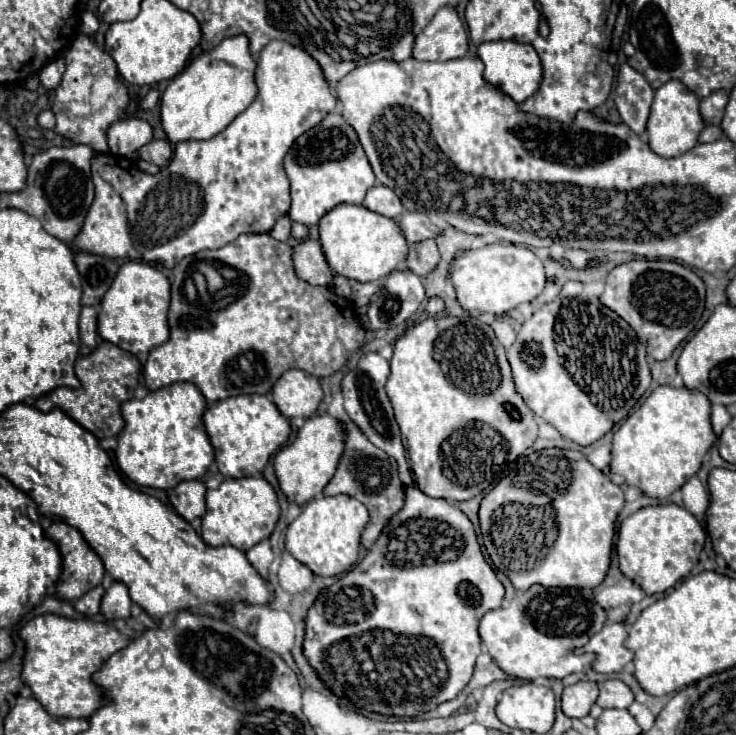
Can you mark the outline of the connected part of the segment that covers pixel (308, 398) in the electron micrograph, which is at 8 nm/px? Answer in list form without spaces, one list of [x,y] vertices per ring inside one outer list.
[[[288,369],[272,389],[272,401],[284,417],[310,417],[320,401],[322,401],[322,387],[318,377],[302,371],[302,369]]]

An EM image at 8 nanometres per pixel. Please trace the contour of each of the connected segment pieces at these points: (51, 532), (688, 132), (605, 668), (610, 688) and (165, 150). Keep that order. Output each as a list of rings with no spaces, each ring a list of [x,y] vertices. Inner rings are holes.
[[[56,521],[52,523],[48,529],[46,529],[46,537],[52,539],[58,549],[60,549],[60,555],[62,555],[62,573],[60,573],[60,579],[56,583],[56,593],[60,599],[64,601],[72,601],[72,599],[78,599],[82,597],[86,591],[94,589],[98,583],[102,583],[102,577],[104,577],[104,567],[102,567],[102,561],[100,557],[88,547],[88,543],[82,539],[82,535],[78,533],[78,529],[62,523],[62,521]]]
[[[668,81],[654,93],[648,125],[646,125],[646,137],[650,141],[650,149],[658,153],[660,157],[678,157],[686,153],[686,149],[692,149],[698,143],[698,133],[704,127],[704,121],[698,111],[700,99],[686,89],[680,81]]]
[[[606,623],[582,649],[576,649],[574,653],[594,653],[596,659],[592,661],[592,669],[596,673],[616,673],[634,657],[634,651],[624,647],[624,641],[624,623]]]
[[[608,679],[604,681],[596,703],[602,709],[628,709],[632,701],[634,701],[634,695],[626,683],[618,679]]]
[[[154,139],[152,143],[148,143],[140,149],[140,157],[158,167],[166,167],[168,161],[172,159],[172,155],[174,155],[174,151],[172,151],[172,145],[168,139]]]

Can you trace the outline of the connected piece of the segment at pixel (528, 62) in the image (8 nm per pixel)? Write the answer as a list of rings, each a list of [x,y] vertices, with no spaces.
[[[516,41],[482,43],[478,47],[478,57],[486,65],[486,69],[484,69],[486,81],[490,85],[502,89],[502,93],[506,93],[510,99],[520,103],[538,91],[538,85],[542,81],[542,65],[540,65],[540,59],[532,45],[524,45],[524,43],[516,43]]]

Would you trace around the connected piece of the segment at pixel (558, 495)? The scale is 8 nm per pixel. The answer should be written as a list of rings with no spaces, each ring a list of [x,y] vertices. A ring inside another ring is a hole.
[[[542,449],[520,457],[516,469],[484,495],[478,519],[486,553],[496,569],[508,575],[516,591],[528,591],[536,583],[594,589],[610,567],[614,521],[622,505],[622,489],[580,451]]]

